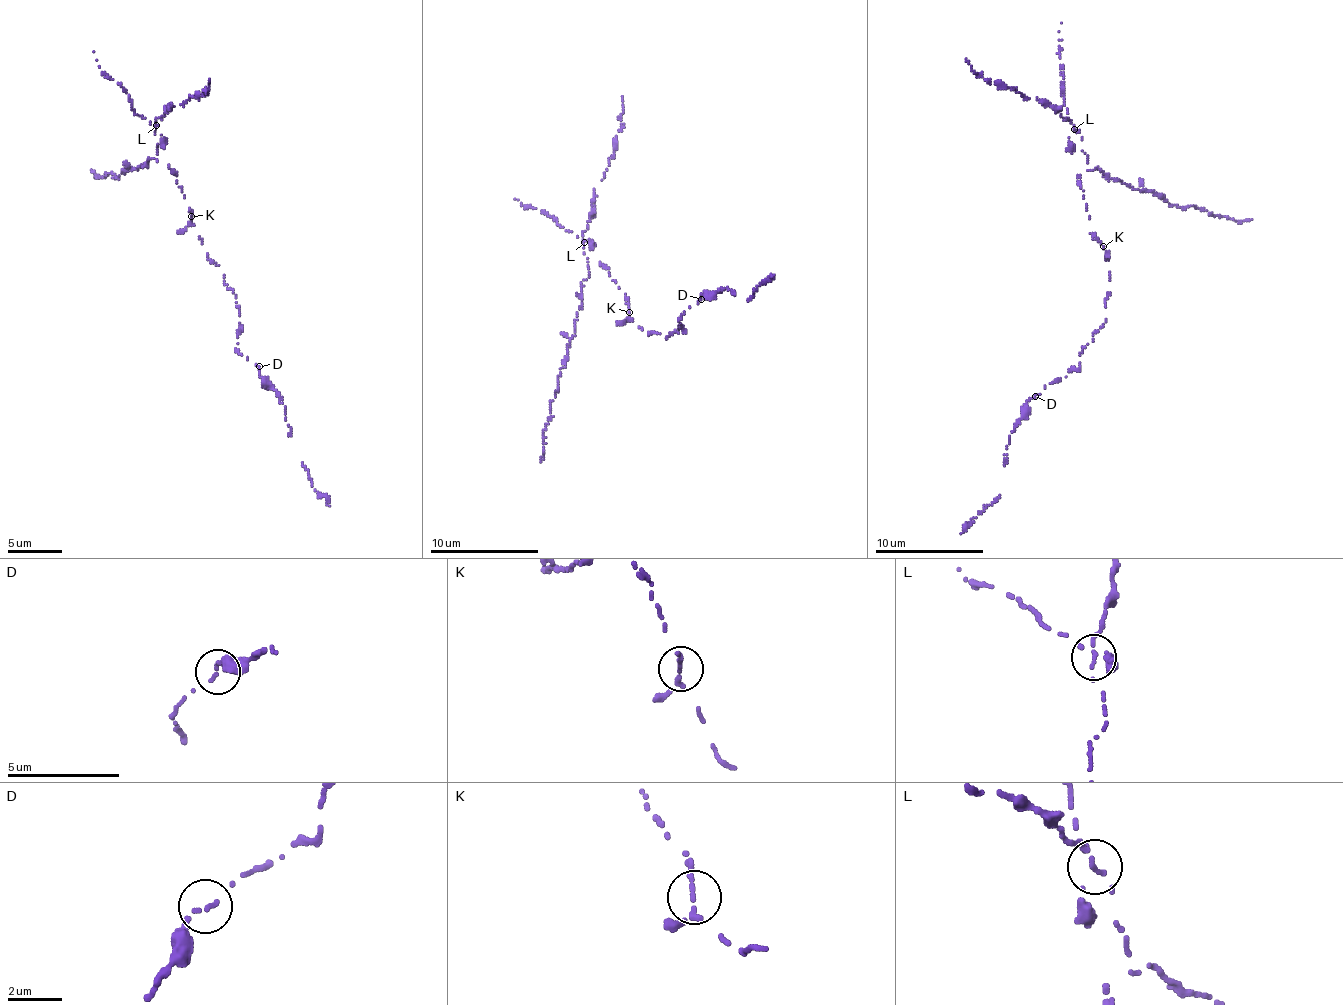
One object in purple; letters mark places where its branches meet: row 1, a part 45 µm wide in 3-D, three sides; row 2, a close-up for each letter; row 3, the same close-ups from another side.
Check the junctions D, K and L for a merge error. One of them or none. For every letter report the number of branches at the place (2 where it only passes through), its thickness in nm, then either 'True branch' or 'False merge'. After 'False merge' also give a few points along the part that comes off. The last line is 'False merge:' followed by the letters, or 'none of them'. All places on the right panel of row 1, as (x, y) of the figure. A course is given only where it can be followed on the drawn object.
D: Branches: 2. Thickness 110 nm. True branch
K: Branches: 2. Thickness 140 nm. True branch
L: Branches: 2. Thickness 140 nm. False merge. Course of the part to remove: (1074, 128), (1082, 137), (1087, 170), (1100, 169), (1135, 189), (1156, 193), (1172, 205), (1252, 219)
False merge: L

